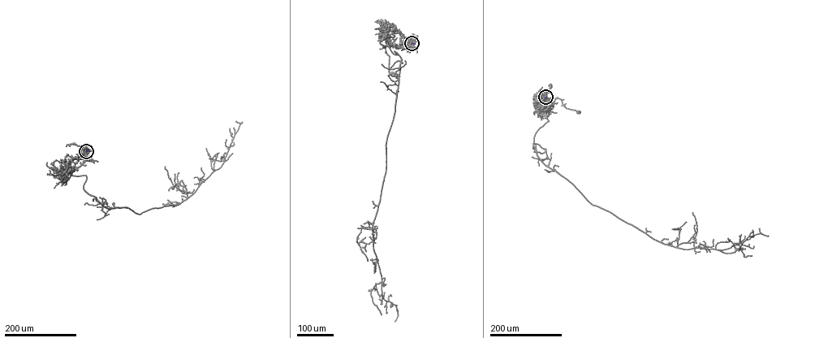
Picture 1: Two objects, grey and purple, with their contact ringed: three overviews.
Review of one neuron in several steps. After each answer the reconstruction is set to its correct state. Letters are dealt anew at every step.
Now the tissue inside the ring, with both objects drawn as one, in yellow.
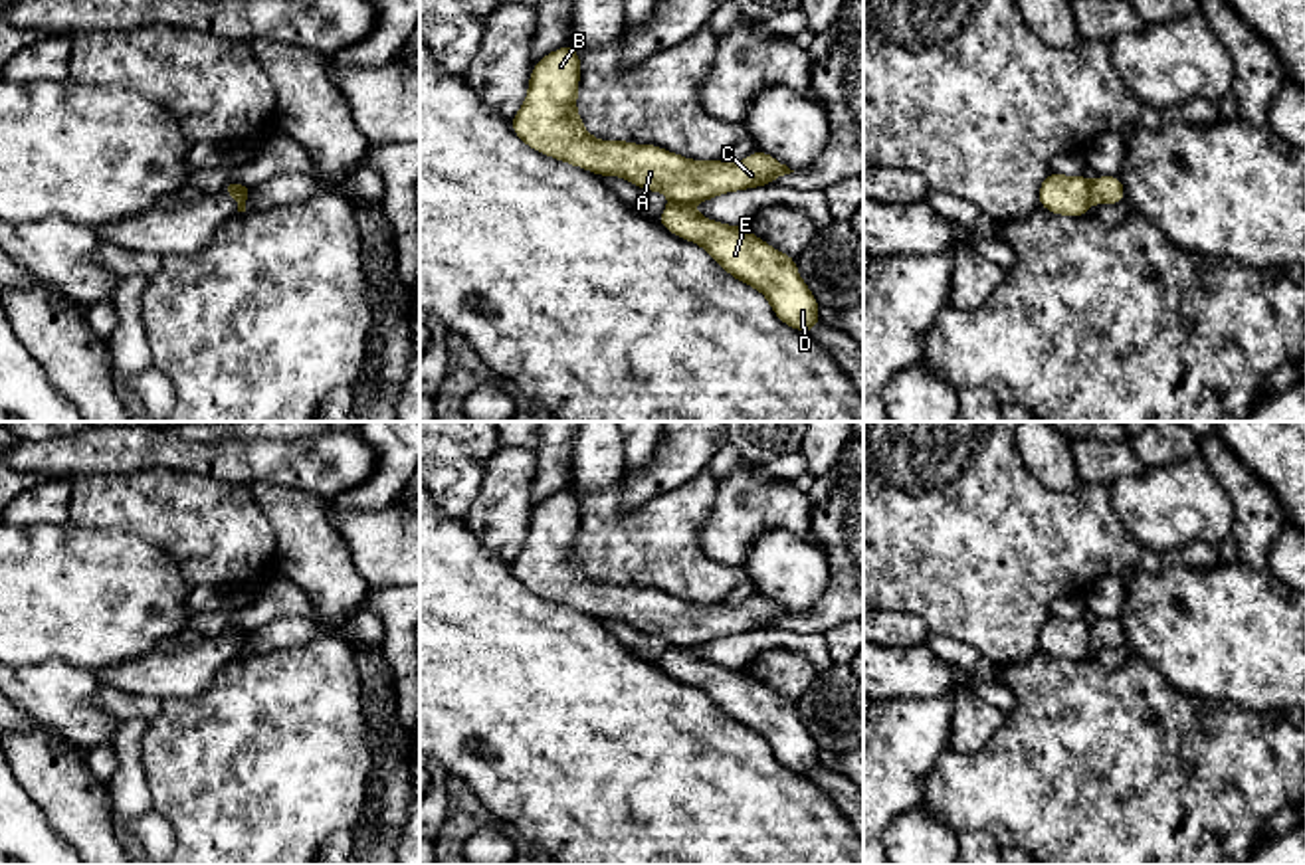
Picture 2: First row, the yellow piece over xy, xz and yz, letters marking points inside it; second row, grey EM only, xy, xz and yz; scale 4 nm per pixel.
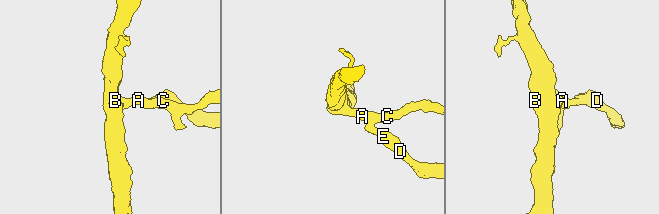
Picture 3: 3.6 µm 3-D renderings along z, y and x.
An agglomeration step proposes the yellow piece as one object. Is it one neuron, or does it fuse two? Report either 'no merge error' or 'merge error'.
merge error

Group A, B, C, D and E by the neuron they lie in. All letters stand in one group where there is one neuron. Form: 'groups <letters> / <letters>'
groups A B C / D E

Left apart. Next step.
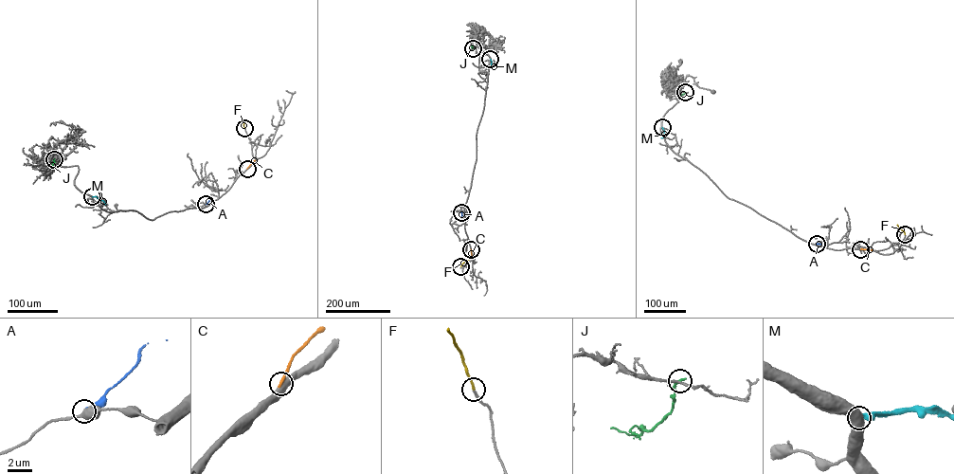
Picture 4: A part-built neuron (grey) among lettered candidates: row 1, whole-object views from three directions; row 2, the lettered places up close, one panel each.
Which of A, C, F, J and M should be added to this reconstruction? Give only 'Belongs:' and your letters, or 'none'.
Belongs: F

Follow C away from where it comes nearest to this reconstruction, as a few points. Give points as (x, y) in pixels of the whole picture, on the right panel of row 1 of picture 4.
C: (860, 249), (872, 250)

